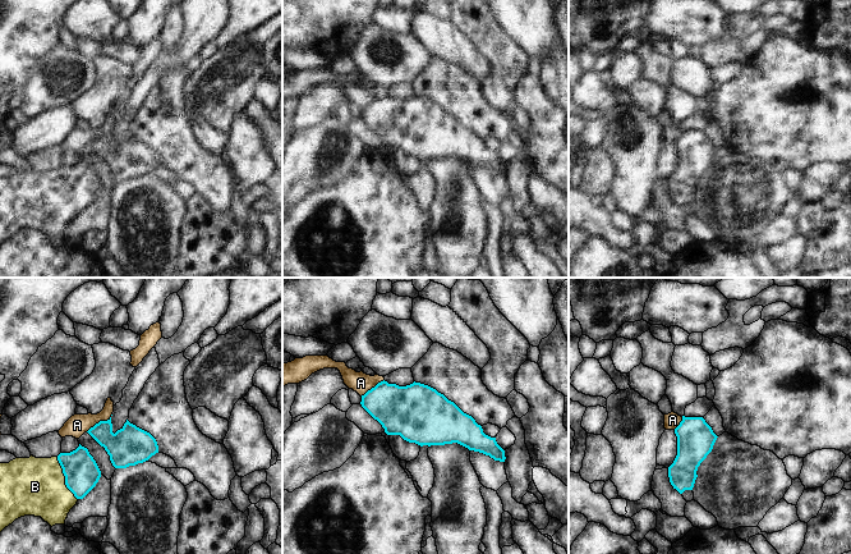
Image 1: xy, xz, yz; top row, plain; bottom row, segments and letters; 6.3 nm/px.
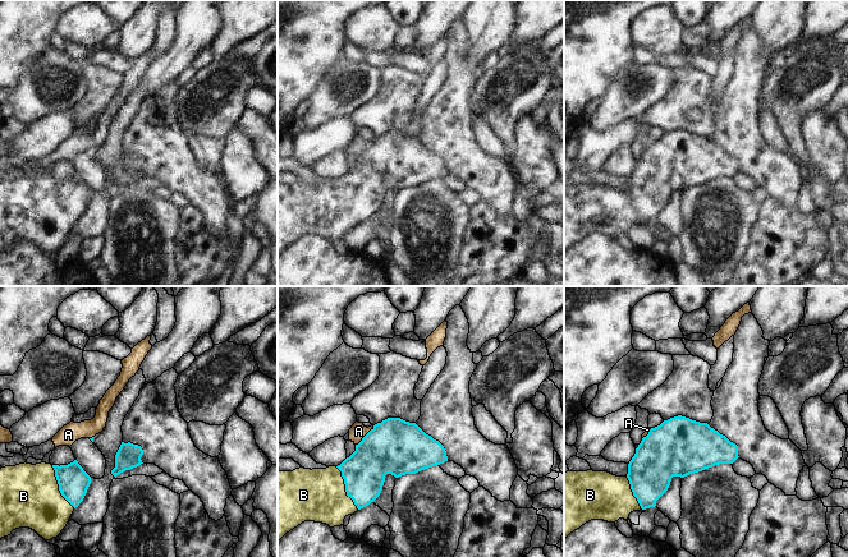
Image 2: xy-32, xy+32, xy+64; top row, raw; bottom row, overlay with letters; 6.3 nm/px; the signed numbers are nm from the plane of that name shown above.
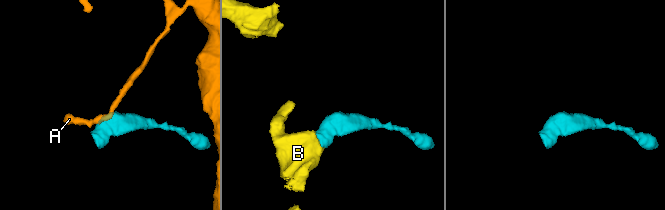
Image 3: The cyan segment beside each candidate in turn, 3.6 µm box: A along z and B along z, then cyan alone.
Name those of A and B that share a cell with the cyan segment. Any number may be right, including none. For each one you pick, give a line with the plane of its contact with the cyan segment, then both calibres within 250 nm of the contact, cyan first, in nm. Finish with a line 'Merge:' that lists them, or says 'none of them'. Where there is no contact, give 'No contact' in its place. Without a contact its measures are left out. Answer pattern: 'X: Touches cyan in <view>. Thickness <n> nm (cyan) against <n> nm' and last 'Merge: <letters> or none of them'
B: Touches cyan in xy. Thickness 220 nm (cyan) against 360 nm
Merge: B

